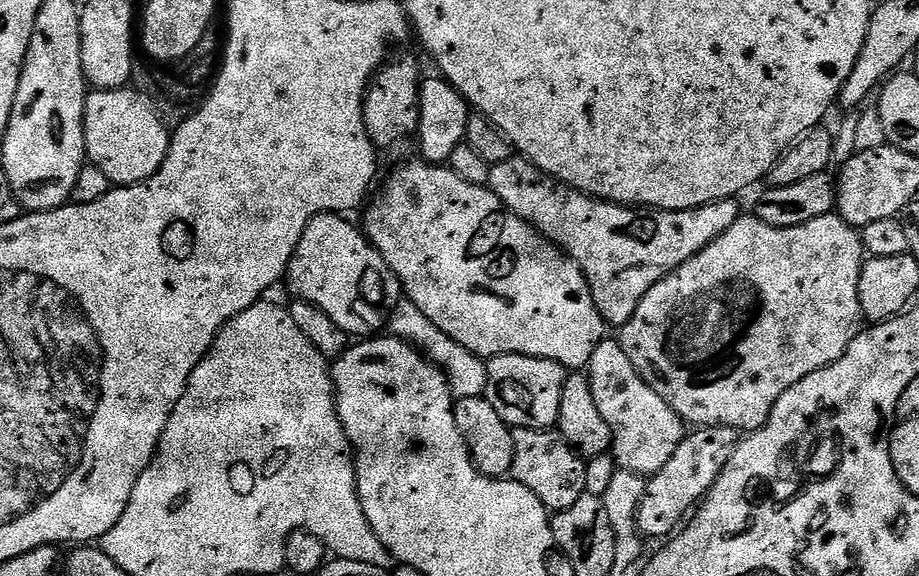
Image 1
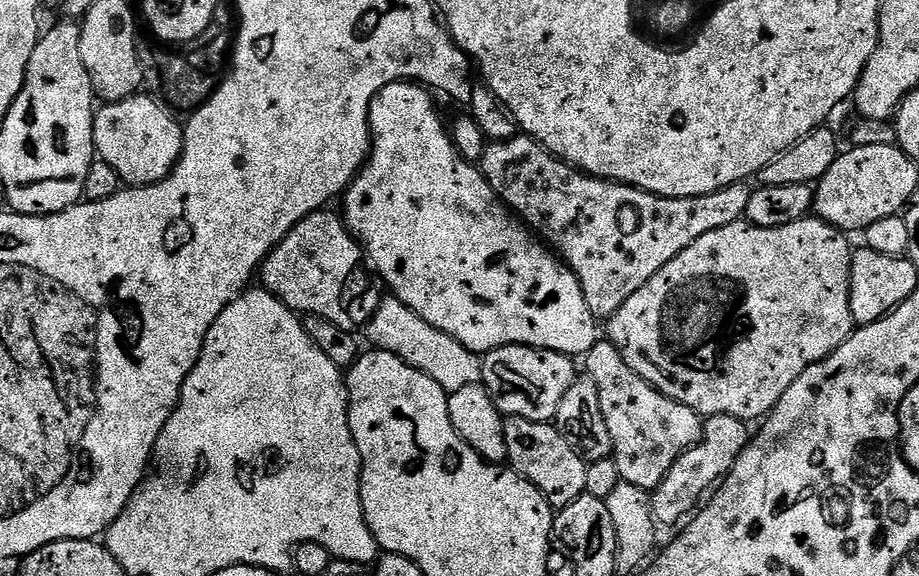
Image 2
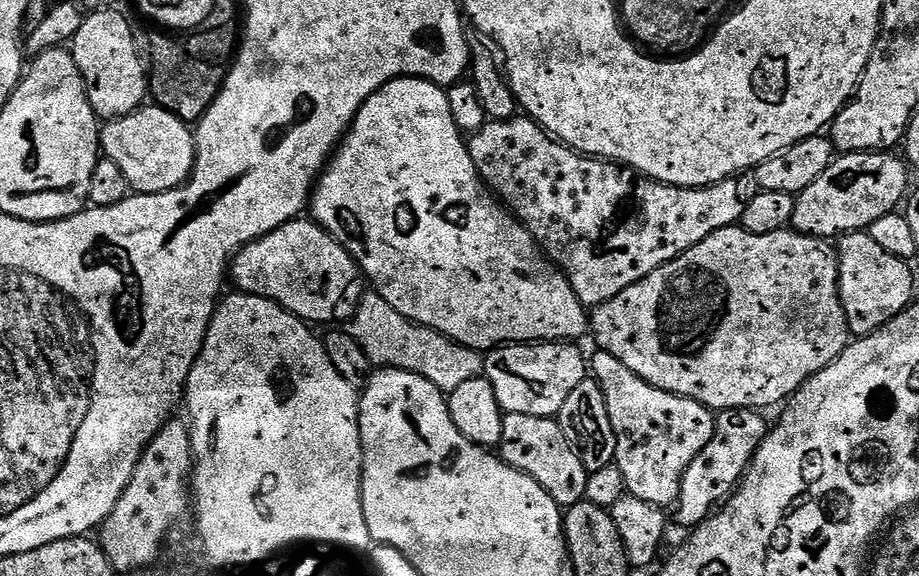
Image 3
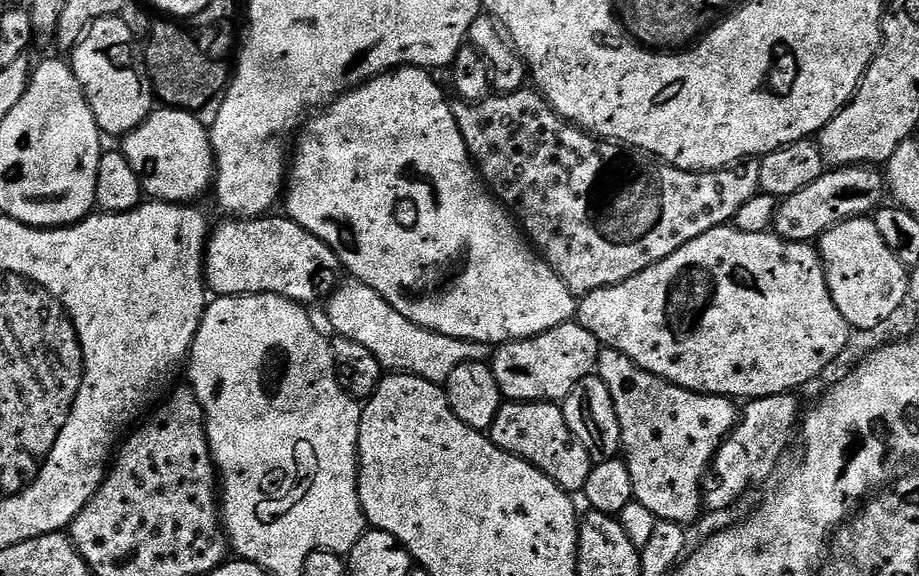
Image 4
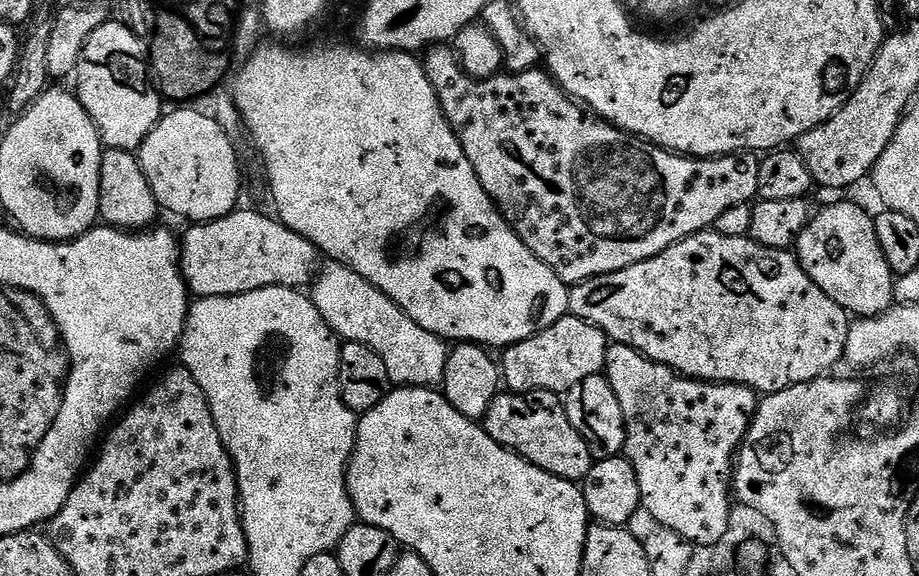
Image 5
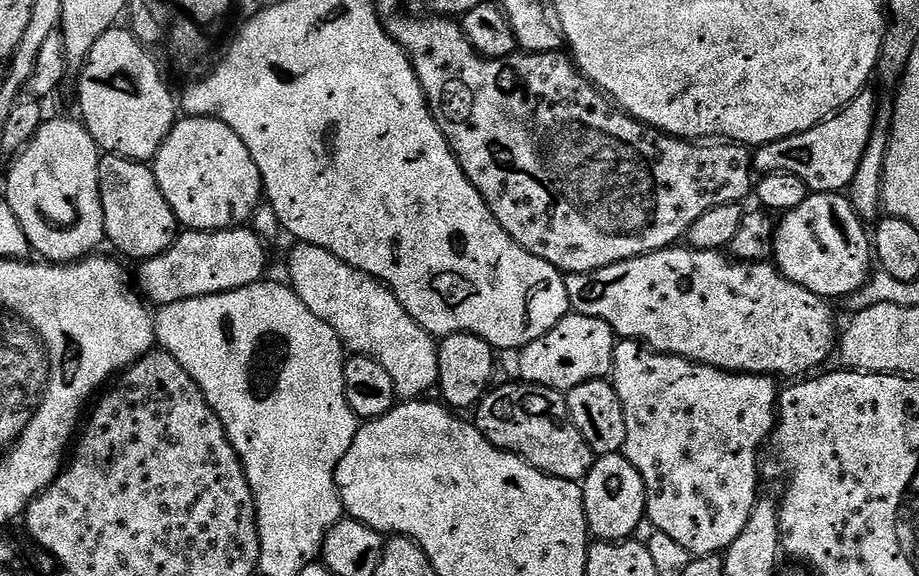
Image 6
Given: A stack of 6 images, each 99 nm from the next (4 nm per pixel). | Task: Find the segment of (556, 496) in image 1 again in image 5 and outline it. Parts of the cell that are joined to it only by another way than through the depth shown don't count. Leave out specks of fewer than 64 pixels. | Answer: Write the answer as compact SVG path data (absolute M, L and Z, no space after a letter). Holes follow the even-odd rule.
M501 391L490 402L482 427L494 442L558 478L582 482L590 474L594 463L592 452L582 434L574 430L565 401L557 393Z

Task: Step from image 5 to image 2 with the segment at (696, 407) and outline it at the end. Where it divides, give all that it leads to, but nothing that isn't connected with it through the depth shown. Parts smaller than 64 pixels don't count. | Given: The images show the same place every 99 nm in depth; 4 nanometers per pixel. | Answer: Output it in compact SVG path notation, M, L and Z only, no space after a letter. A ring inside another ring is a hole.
M607 338L597 339L595 346L586 354L587 360L586 375L592 379L594 386L598 386L598 402L602 402L602 418L606 418L606 430L610 430L611 459L616 461L621 481L645 490L655 490L662 482L662 478L666 478L670 466L678 462L680 455L700 441L701 416L690 410L690 406L663 396L656 387L647 384L638 374L634 374L634 370L626 366L622 354L618 354L618 350Z

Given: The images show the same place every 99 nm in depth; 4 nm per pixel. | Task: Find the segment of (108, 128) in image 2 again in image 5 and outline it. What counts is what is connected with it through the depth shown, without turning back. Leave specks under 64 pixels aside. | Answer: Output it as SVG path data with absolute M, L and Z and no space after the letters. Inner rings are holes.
M180 106L177 112L161 115L160 121L154 126L154 130L150 130L150 134L142 142L142 146L138 150L138 159L140 161L140 169L142 174L146 174L146 182L150 182L150 190L154 194L157 205L161 209L164 208L168 212L173 212L176 216L188 220L192 224L209 224L211 220L217 220L223 216L229 216L230 213L237 211L240 200L240 160L236 157L236 148L232 145L232 140L228 137L228 132L215 120L212 116L207 116L204 112L199 112L196 106Z

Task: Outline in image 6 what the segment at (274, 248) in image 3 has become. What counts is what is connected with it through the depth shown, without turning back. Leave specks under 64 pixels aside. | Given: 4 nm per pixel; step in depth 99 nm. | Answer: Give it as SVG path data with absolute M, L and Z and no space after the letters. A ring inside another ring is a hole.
M248 226L220 228L216 232L184 230L165 252L151 256L149 260L139 261L140 273L134 276L134 280L138 288L140 283L139 291L143 299L155 306L238 290L259 284L265 279L268 252L264 245L261 235Z

